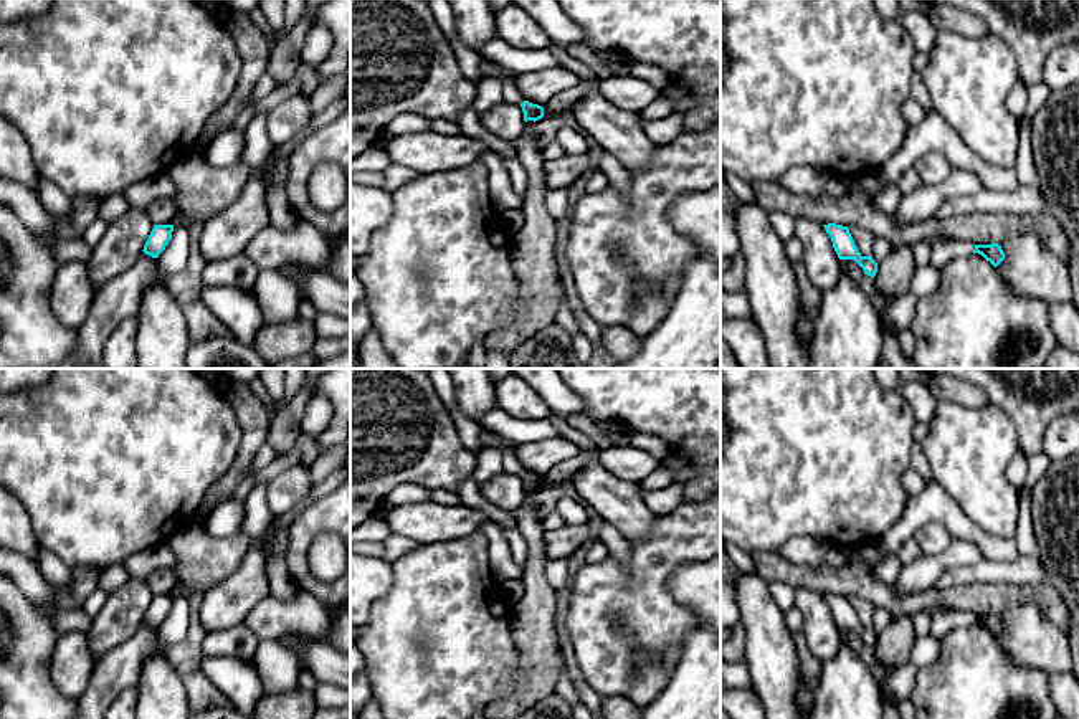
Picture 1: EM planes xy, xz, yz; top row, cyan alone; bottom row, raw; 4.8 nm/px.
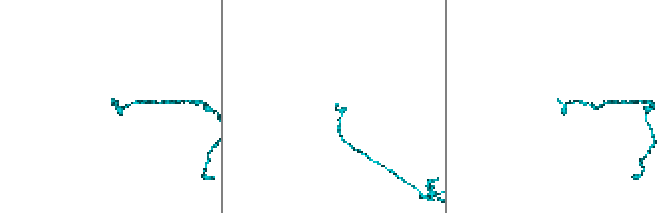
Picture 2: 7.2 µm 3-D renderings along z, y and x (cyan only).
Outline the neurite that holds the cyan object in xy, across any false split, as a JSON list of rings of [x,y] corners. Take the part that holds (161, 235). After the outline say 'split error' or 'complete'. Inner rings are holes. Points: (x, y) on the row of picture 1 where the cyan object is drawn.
[[[154,225],[142,251],[152,258],[159,258],[172,240],[172,231],[173,225]]] | complete

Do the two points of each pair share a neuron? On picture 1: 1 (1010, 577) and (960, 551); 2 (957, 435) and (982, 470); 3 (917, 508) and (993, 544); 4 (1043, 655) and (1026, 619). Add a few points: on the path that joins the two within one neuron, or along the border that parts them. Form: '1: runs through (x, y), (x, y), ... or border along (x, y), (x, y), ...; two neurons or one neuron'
1: border along (982, 556), (974, 564), (947, 569), (942, 576); two neurons
2: runs through (962, 443), (974, 461); one neuron
3: runs through (936, 508), (942, 508), (962, 528), (975, 534); one neuron
4: runs through (1040, 647), (1028, 635), (1026, 627); one neuron

